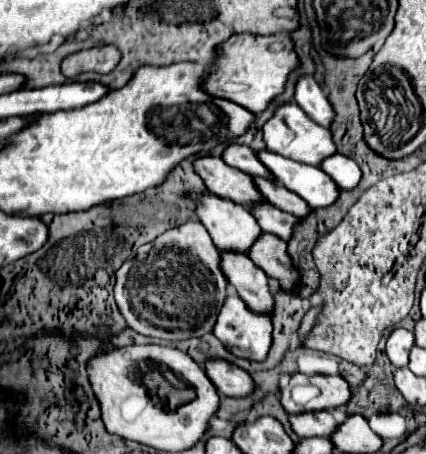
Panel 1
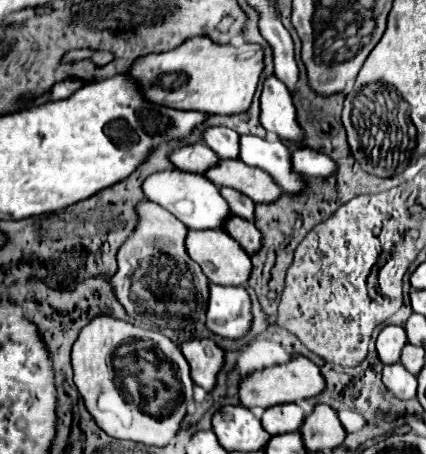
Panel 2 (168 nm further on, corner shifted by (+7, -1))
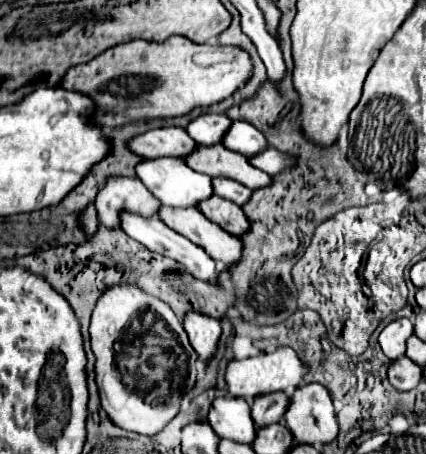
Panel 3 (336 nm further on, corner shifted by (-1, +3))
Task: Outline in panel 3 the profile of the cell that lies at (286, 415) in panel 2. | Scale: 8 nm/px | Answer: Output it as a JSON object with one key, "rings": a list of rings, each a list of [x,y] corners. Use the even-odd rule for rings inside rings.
{"rings":[[[284,391],[256,395],[250,405],[254,425],[266,427],[268,423],[280,423],[286,405],[288,405],[288,395]]]}

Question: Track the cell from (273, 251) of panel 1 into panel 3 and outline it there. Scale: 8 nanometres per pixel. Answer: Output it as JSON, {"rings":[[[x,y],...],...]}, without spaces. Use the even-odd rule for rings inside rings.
{"rings":[[[212,195],[210,199],[204,199],[202,203],[198,203],[196,209],[200,213],[204,213],[212,223],[220,225],[224,231],[228,231],[232,235],[244,235],[244,231],[248,231],[246,215],[232,201]]]}

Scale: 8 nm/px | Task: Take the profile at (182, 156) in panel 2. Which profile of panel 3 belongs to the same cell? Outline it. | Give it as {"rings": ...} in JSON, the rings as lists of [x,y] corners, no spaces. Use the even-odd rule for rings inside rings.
{"rings":[[[162,127],[126,141],[126,147],[144,159],[184,157],[188,151],[194,151],[196,141],[182,127]]]}

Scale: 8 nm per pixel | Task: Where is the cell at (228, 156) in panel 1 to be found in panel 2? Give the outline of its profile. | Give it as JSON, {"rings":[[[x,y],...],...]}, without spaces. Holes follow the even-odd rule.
{"rings":[[[210,127],[204,131],[206,145],[220,155],[220,159],[238,159],[240,157],[240,137],[236,131],[226,127]]]}

